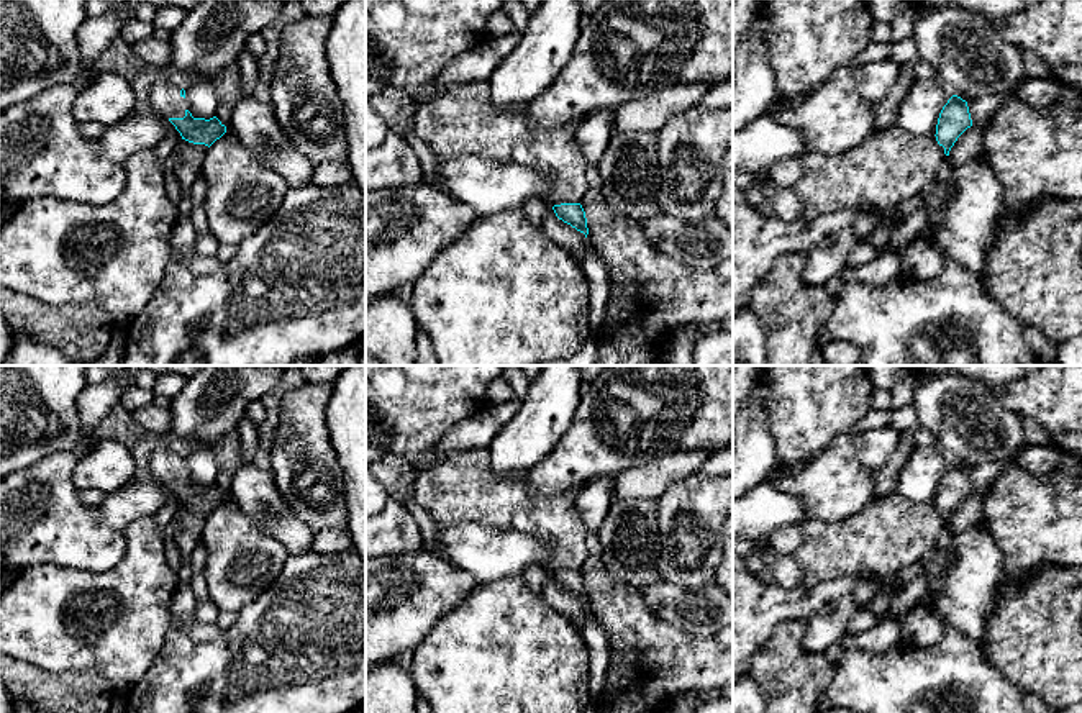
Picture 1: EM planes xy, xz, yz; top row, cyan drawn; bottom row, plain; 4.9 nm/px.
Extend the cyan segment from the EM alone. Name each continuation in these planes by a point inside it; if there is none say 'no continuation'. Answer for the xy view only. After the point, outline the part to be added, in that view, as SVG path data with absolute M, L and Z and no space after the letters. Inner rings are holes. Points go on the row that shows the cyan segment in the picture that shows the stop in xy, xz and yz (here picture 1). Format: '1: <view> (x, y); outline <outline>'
1: xy (164, 97); outline M154 84L149 90L151 107L166 118L184 118L187 102L175 84Z

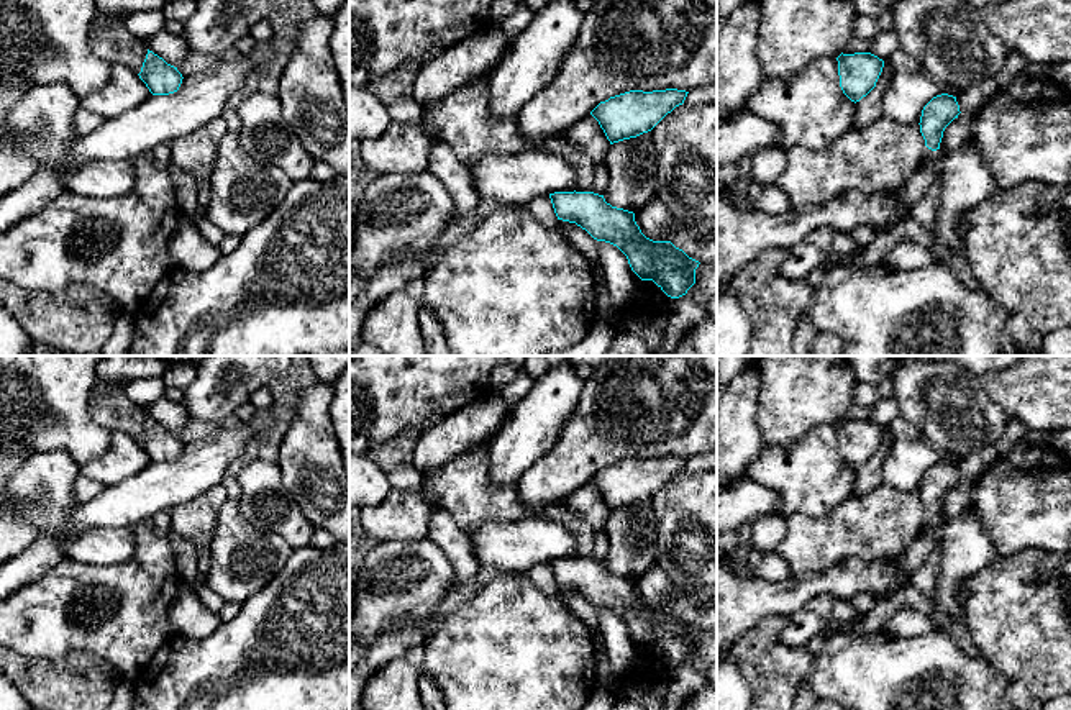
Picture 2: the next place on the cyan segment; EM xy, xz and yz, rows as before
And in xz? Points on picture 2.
no continuation

